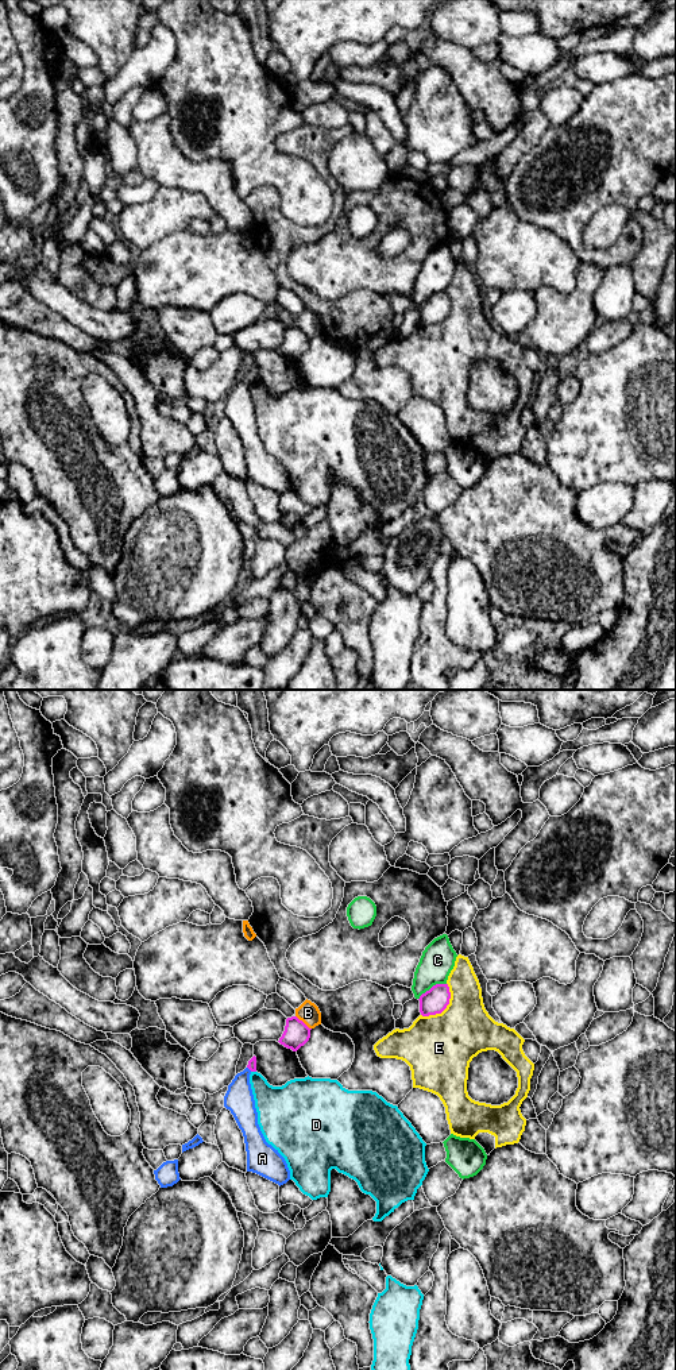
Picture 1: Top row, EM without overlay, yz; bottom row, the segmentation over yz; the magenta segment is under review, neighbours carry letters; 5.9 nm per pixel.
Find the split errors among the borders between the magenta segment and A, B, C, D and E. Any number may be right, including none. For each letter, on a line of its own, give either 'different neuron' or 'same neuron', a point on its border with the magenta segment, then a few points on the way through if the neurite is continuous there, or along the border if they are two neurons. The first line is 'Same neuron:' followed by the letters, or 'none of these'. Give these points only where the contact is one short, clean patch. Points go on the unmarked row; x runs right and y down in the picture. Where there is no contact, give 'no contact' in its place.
Same neuron: A
A: same neuron; contact yz (250, 378); way yz (251, 374), (250, 378), (242, 388), (239, 408)
B: different neuron; contact yz (302, 331)
C: different neuron; contact yz (432, 296)
D: different neuron; contact yz (254, 379)
E: different neuron; contact yz (445, 316)

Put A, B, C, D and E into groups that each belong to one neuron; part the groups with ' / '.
A / B / C / D / E

